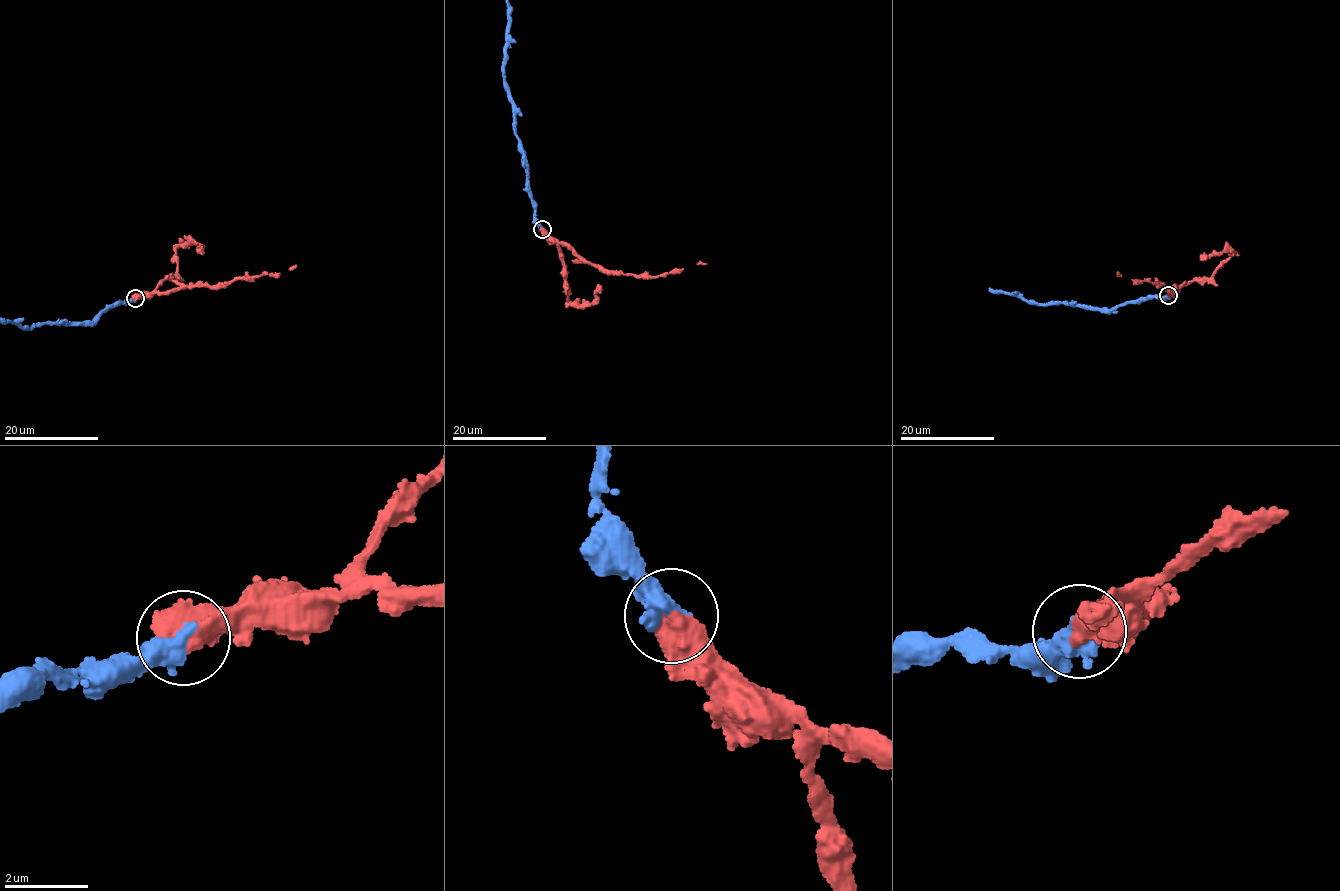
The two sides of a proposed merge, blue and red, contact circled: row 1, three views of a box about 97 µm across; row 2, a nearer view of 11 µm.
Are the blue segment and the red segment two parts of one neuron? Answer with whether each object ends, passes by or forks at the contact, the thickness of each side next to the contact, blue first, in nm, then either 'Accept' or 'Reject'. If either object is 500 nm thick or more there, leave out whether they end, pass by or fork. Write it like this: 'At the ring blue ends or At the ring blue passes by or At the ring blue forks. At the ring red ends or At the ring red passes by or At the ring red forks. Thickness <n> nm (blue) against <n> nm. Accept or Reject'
Thickness 550 nm (blue) against 750 nm. Accept

